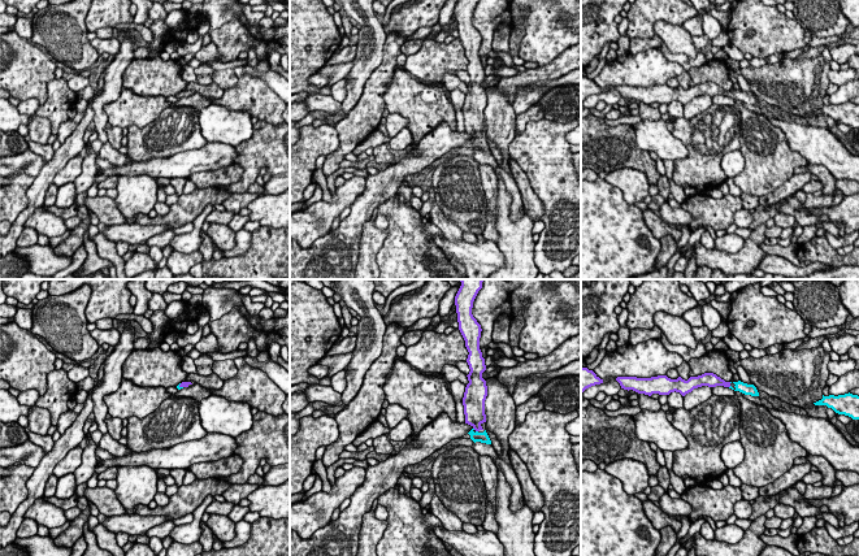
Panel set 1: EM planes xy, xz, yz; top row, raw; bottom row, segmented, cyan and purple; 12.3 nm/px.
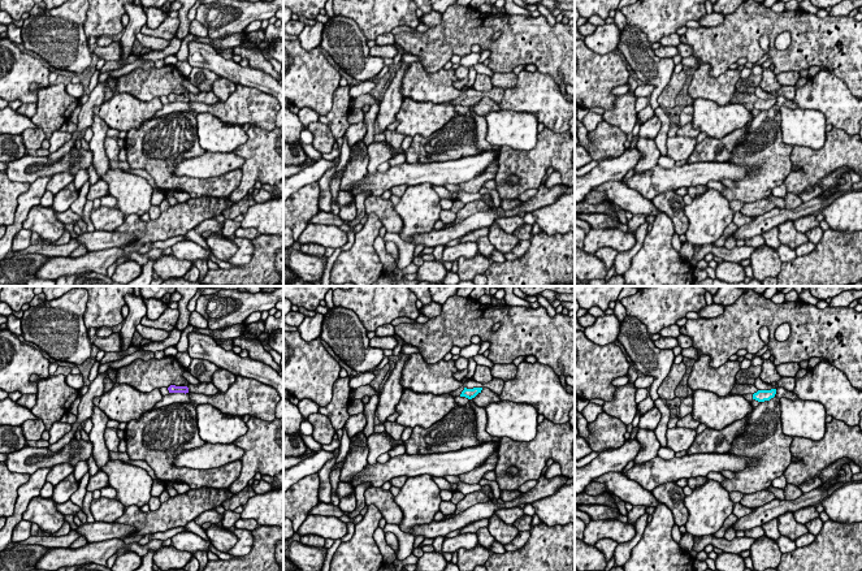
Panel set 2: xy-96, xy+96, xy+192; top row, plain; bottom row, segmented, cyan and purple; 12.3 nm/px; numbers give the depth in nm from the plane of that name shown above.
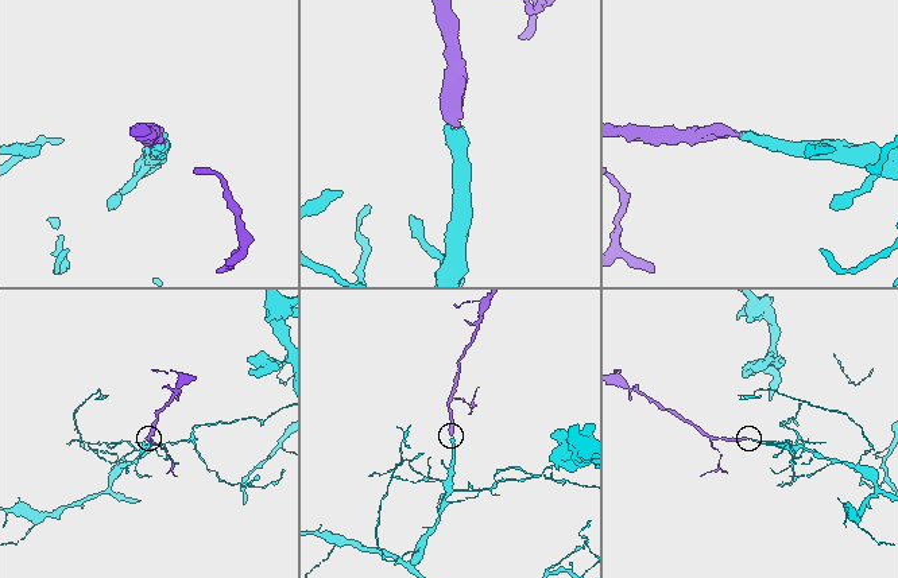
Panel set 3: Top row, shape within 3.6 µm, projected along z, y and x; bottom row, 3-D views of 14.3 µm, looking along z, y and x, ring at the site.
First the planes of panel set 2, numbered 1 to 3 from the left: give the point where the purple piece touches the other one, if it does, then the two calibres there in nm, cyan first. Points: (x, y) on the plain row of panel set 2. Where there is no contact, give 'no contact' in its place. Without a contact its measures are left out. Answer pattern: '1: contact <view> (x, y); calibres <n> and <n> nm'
1: no contact
2: no contact
3: no contact

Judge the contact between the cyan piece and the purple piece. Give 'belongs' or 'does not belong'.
belongs

